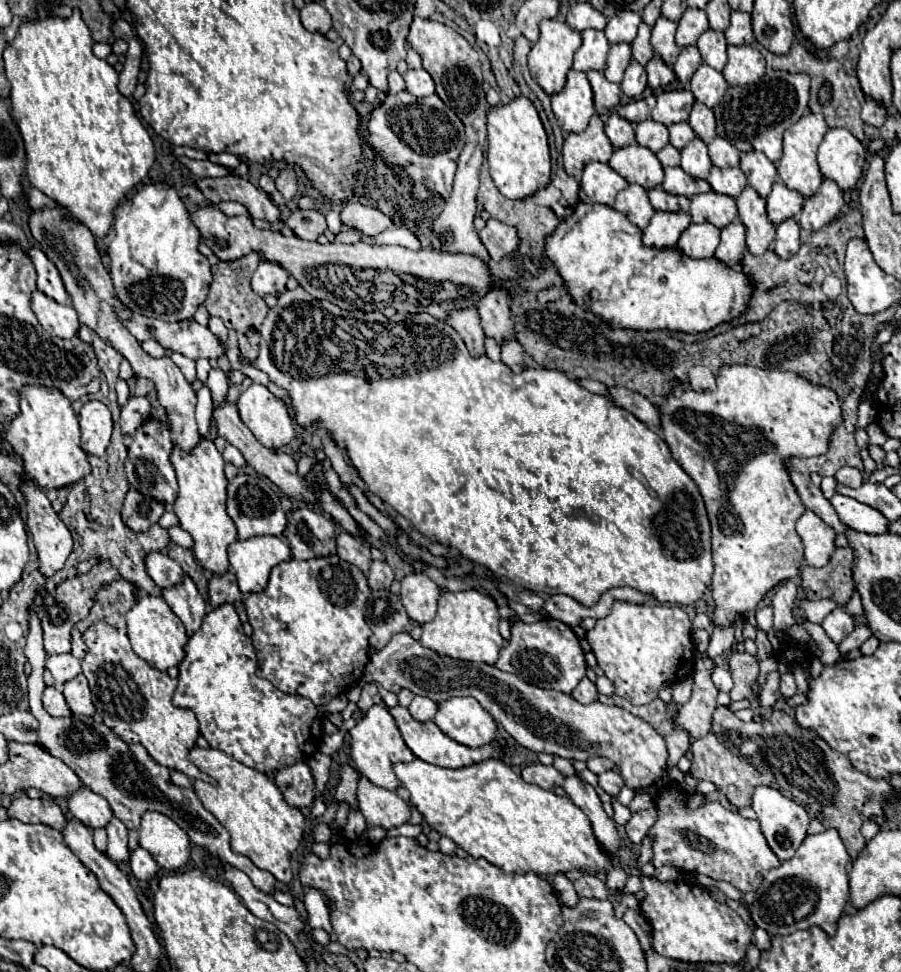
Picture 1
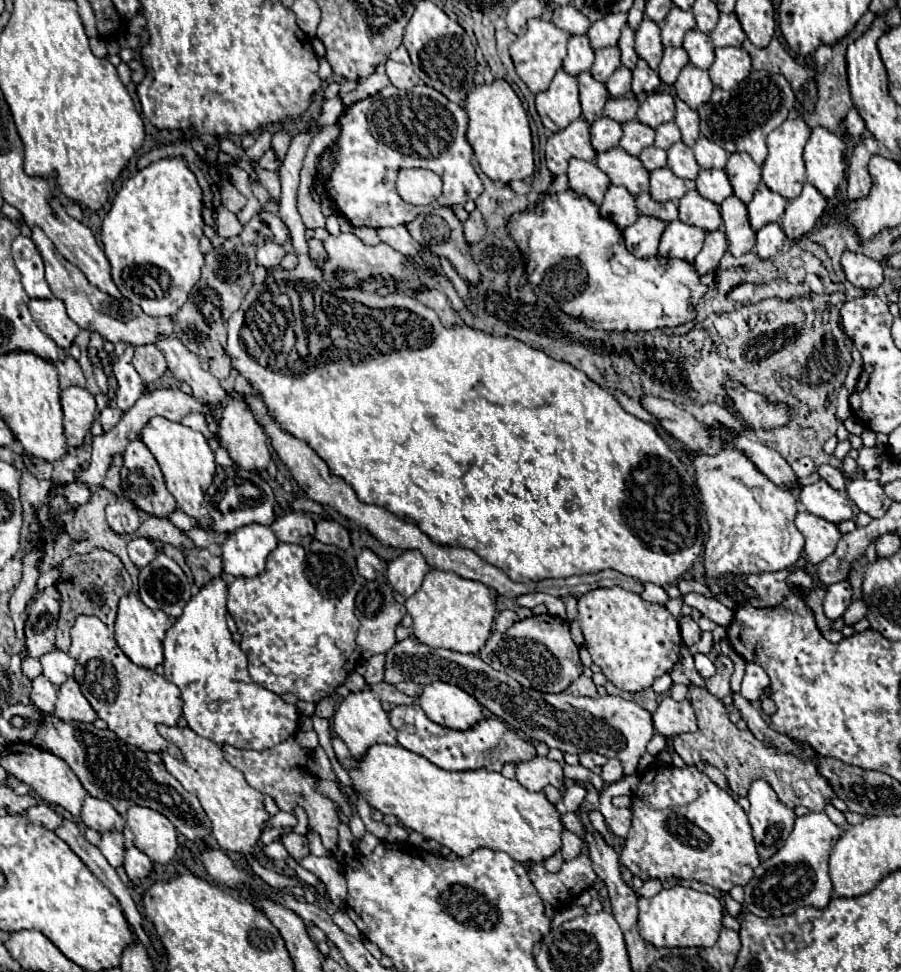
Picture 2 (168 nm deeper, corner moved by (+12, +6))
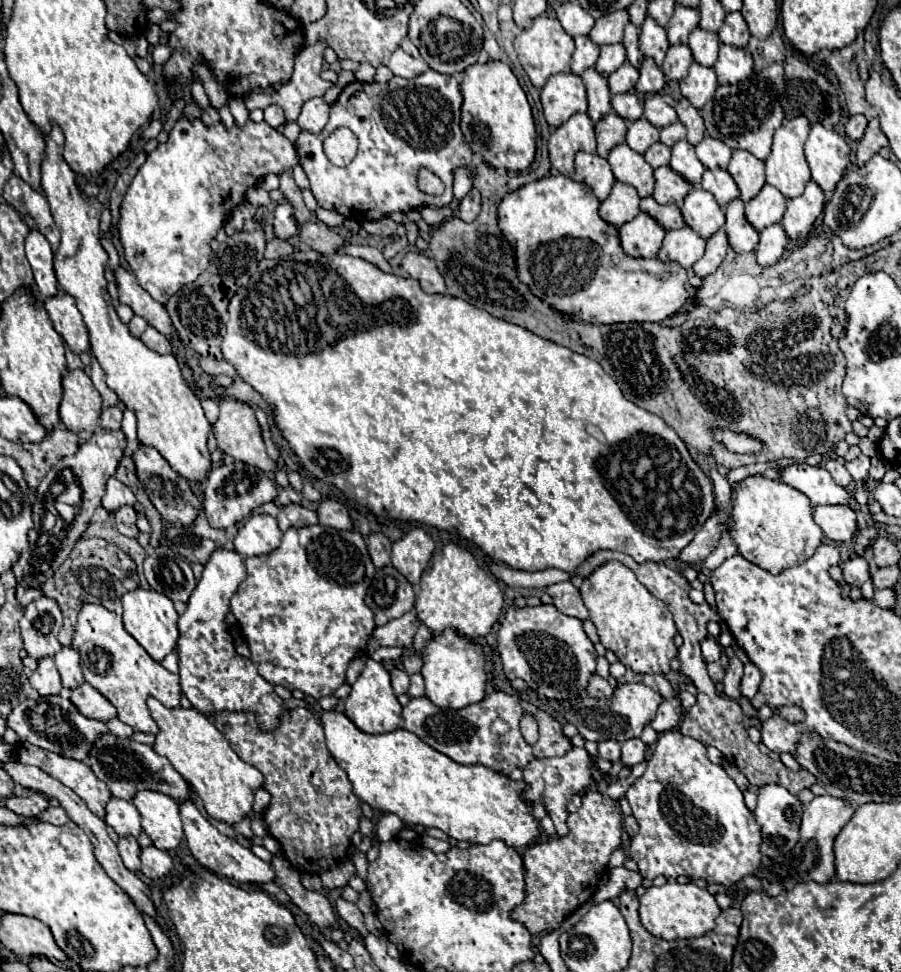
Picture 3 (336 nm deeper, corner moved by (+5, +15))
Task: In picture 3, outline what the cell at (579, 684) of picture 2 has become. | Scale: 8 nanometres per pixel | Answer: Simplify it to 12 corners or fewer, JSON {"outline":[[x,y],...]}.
{"outline":[[593,674],[587,694],[593,698],[609,698],[613,688],[605,678]]}

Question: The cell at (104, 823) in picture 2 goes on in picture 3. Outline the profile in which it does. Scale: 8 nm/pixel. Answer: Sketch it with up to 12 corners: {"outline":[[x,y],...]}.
{"outline":[[119,798],[105,806],[105,824],[119,836],[139,836],[137,808]]}

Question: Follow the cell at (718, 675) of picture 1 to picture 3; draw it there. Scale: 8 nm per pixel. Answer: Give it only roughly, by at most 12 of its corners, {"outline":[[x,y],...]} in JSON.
{"outline":[[715,638],[701,642],[705,662],[719,660],[721,646]]}

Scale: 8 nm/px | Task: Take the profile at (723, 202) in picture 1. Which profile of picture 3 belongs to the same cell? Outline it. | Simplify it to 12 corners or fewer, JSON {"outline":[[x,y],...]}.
{"outline":[[695,186],[681,212],[703,238],[725,224],[723,208],[711,192]]}

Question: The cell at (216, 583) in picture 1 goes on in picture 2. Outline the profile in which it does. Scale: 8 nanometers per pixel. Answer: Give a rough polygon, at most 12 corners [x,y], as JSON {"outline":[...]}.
{"outline":[[184,549],[198,587],[222,575],[222,559],[208,549]]}

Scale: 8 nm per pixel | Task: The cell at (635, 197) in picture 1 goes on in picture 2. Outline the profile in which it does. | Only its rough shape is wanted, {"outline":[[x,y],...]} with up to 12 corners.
{"outline":[[610,185],[600,215],[618,229],[638,219],[634,195]]}

